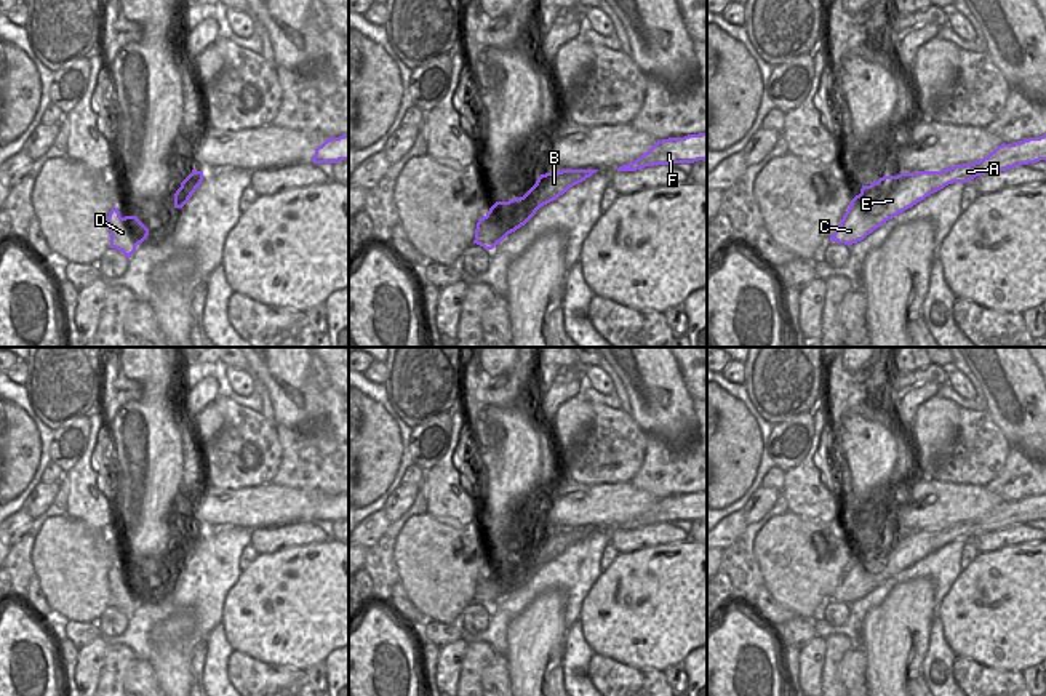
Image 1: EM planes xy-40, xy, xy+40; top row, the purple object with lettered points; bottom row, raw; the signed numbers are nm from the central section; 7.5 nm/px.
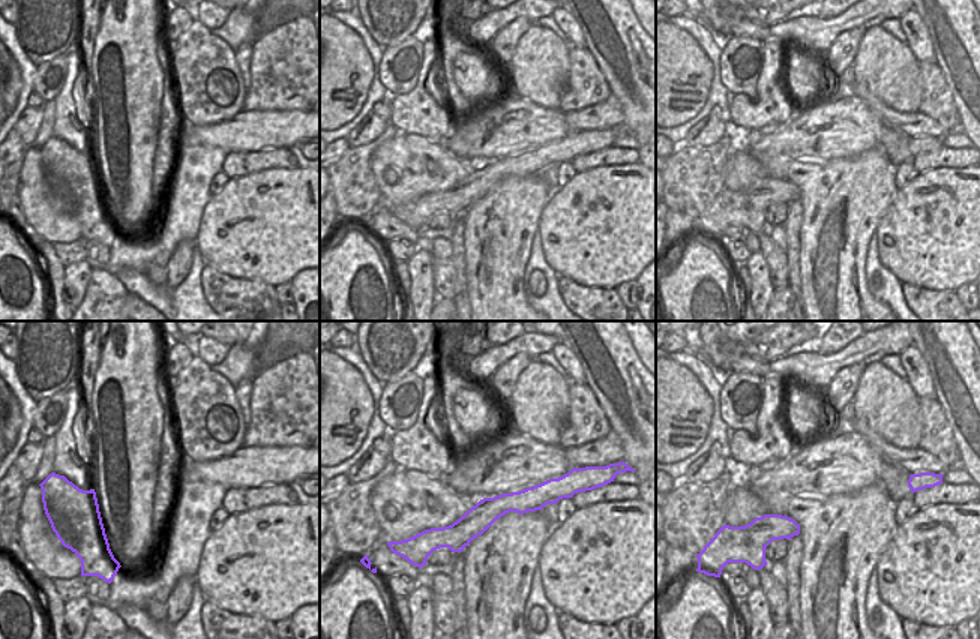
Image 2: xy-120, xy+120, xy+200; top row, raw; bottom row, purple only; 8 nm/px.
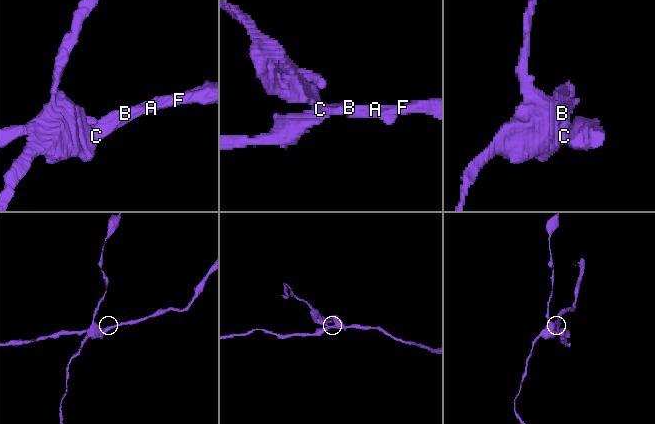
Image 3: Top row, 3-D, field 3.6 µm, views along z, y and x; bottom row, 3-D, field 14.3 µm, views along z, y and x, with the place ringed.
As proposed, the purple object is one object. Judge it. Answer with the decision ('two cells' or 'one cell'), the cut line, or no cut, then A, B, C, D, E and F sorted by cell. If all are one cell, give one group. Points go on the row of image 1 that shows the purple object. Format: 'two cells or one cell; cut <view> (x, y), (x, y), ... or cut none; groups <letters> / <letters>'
two cells; cut xy-40 (131, 216), (130, 223), (139, 229), (133, 239), (138, 244); groups A B C E F / D

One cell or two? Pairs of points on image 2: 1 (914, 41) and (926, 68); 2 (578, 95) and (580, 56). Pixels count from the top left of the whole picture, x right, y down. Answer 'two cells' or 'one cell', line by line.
1: two cells
2: one cell

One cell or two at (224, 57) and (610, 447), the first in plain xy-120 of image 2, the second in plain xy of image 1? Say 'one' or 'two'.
one

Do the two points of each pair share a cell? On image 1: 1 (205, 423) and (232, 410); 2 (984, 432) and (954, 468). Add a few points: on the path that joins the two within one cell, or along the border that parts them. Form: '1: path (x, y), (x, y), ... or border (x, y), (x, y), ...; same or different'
1: border (213, 402), (224, 418), (224, 426), (200, 447); different
2: path (979, 440), (962, 460); same

